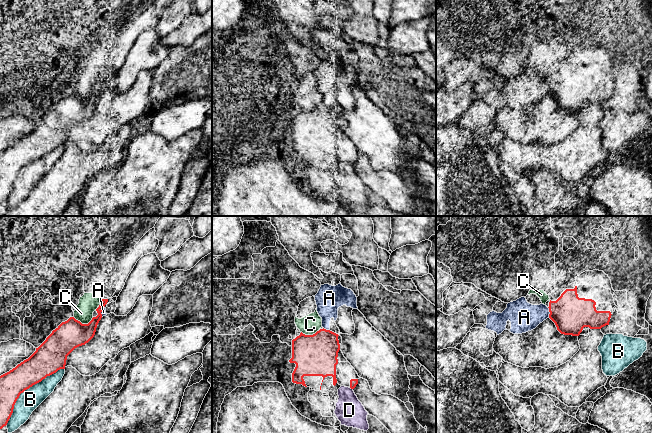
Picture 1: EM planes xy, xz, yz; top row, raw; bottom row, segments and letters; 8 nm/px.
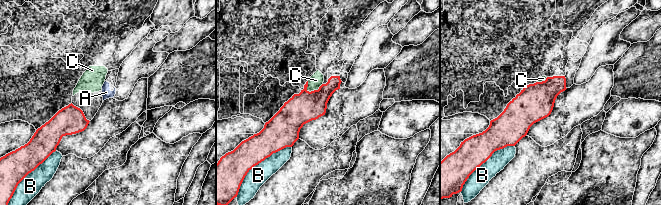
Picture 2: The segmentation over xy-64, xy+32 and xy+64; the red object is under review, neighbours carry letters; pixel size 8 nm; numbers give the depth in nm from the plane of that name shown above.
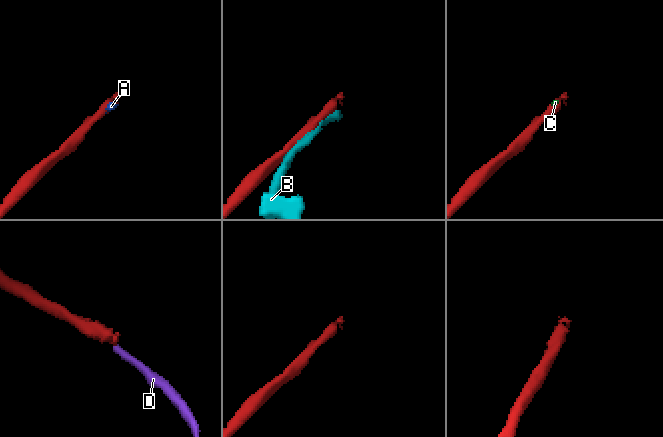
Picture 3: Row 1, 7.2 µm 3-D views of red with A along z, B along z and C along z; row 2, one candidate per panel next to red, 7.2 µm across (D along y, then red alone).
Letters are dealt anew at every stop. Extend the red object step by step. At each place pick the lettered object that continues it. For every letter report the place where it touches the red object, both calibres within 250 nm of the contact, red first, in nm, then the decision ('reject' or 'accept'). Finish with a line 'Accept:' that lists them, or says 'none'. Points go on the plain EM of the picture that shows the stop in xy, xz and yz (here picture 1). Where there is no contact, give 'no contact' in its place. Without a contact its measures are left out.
A: yz (549, 87) | 300/240 nm | reject
B: xy (27, 164) | 220/170 nm | reject
C: xy (83, 100) | 220/160 nm | reject
D: xz (351, 164) | 60/220 nm | reject
Accept: none

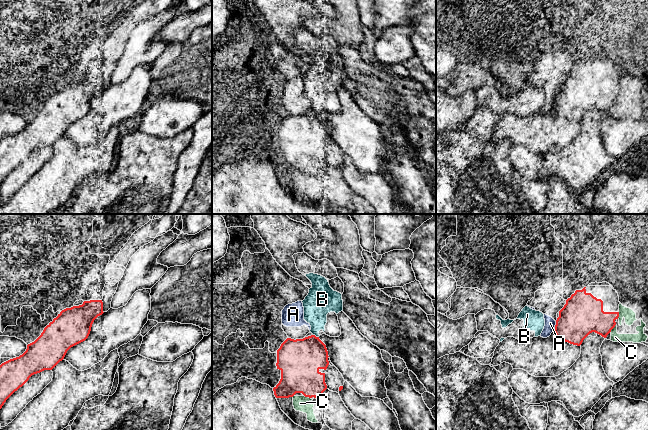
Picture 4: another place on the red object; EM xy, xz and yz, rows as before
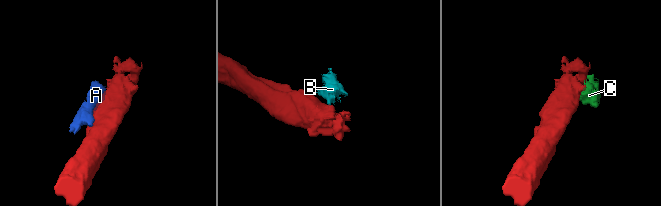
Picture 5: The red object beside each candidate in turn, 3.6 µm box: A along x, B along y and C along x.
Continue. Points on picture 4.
A: yz (555, 102) | 320/90 nm | reject
B: xz (315, 112) | 340/220 nm | reject
C: yz (613, 103) | 300/80 nm | reject
Accept: none

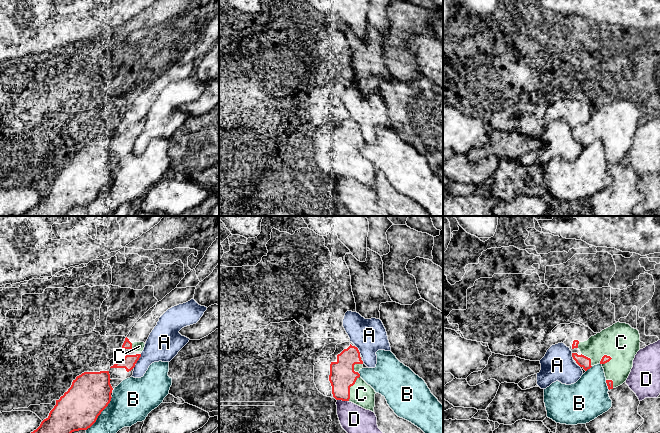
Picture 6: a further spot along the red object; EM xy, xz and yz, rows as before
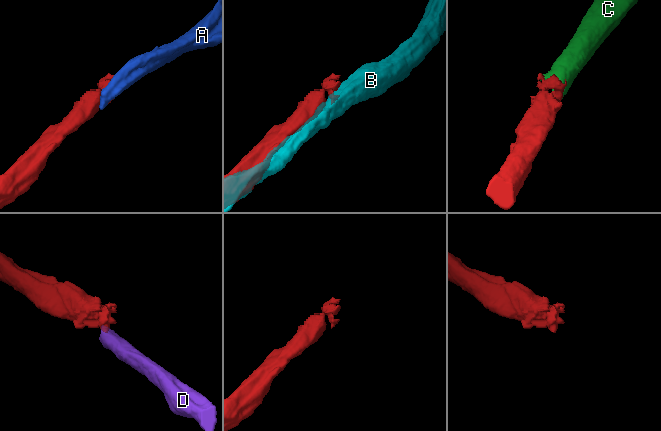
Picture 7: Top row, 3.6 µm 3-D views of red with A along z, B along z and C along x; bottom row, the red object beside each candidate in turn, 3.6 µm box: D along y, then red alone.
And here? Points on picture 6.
A: xy (138, 135) | 110/280 nm | reject
B: xy (100, 189) | 340/300 nm | reject
C: xz (349, 164) | 220/190 nm | accept
D: xz (343, 176) | 220/260 nm | reject
Accept: C

